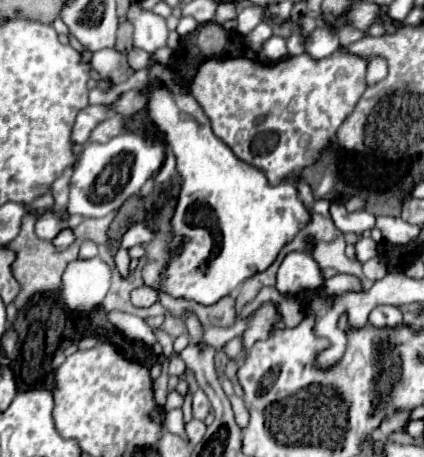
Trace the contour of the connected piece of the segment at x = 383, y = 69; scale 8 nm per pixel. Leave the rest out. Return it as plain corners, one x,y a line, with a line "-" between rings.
374,57
367,65
366,82
368,85
373,85
385,78
387,73
387,61
382,57

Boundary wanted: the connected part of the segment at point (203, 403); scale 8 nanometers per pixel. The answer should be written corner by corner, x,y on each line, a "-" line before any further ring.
198,390
198,392
194,394
194,398
192,398
192,408
194,408
194,418
204,420
204,418
208,416
208,412
210,412
210,400
208,400
208,396
206,396
202,390

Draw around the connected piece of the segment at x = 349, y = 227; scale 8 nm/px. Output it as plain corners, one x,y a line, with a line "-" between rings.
332,202
330,214
332,214
334,224
336,224
338,230
342,230
342,232
356,232
356,234
362,234
364,230
374,228
374,222
376,222
376,216
370,214
368,210
348,212
348,210
344,208
344,204
340,204
340,202

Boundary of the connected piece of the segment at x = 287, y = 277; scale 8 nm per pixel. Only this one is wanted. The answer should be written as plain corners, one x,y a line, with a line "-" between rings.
290,252
278,270
276,288
280,294
298,294
320,290
324,284
318,262
308,252

